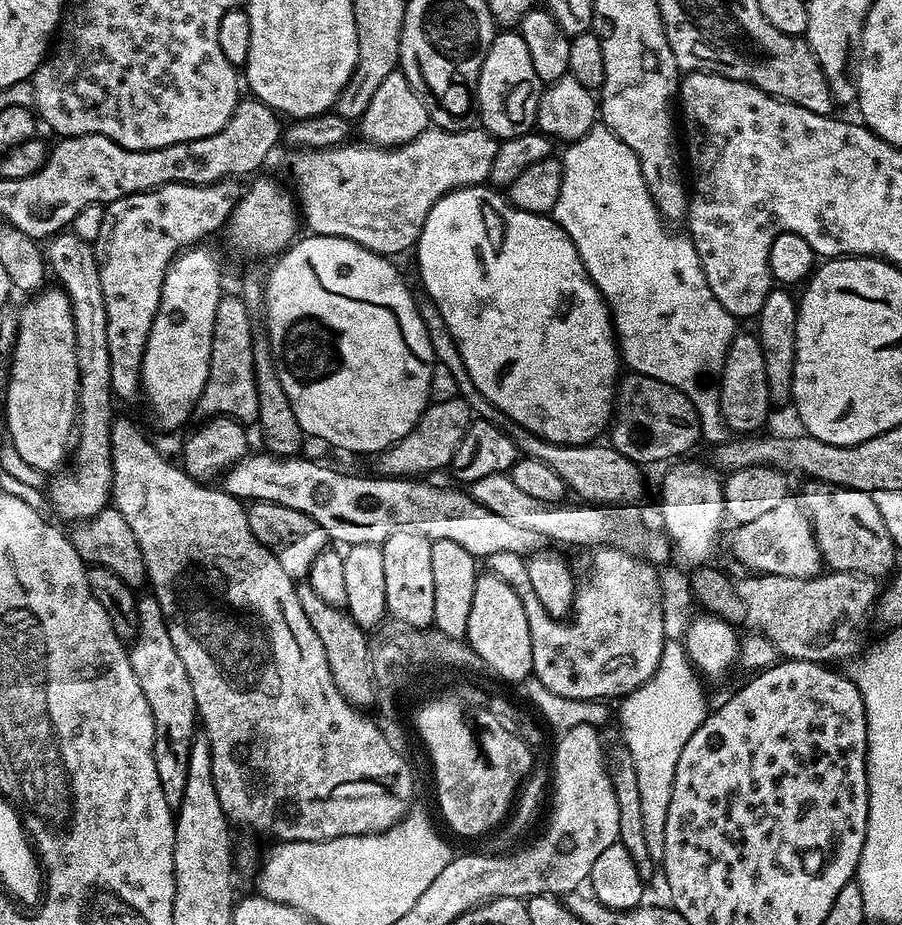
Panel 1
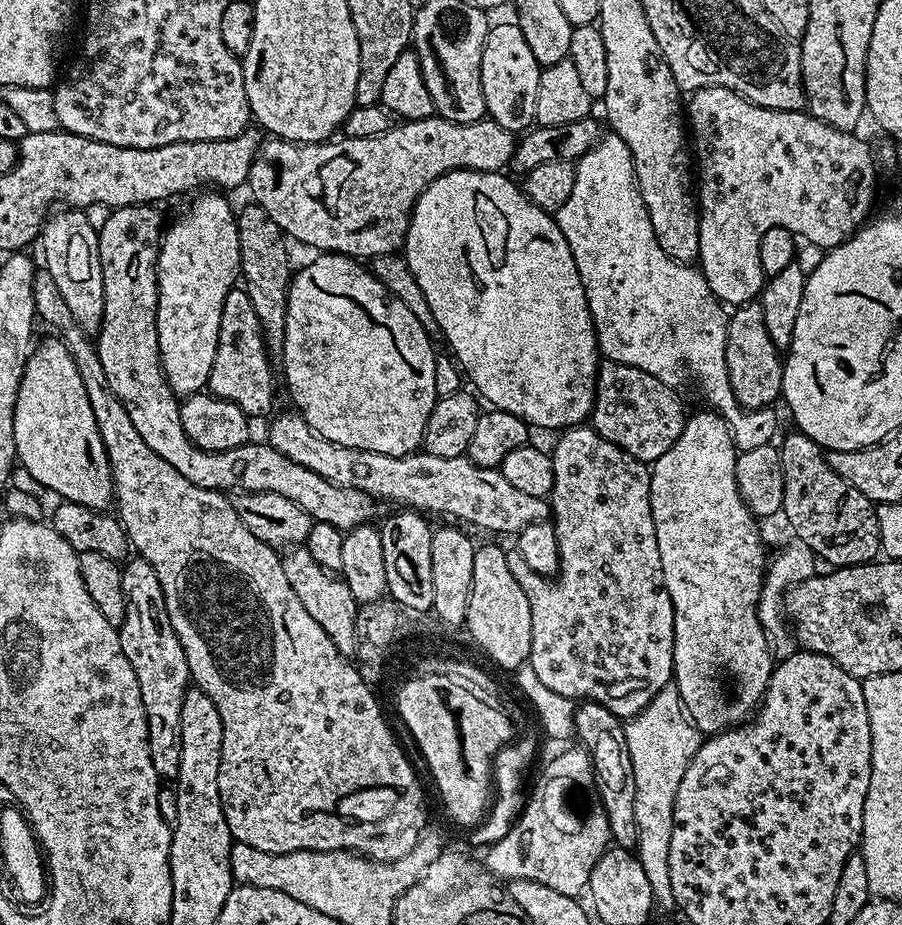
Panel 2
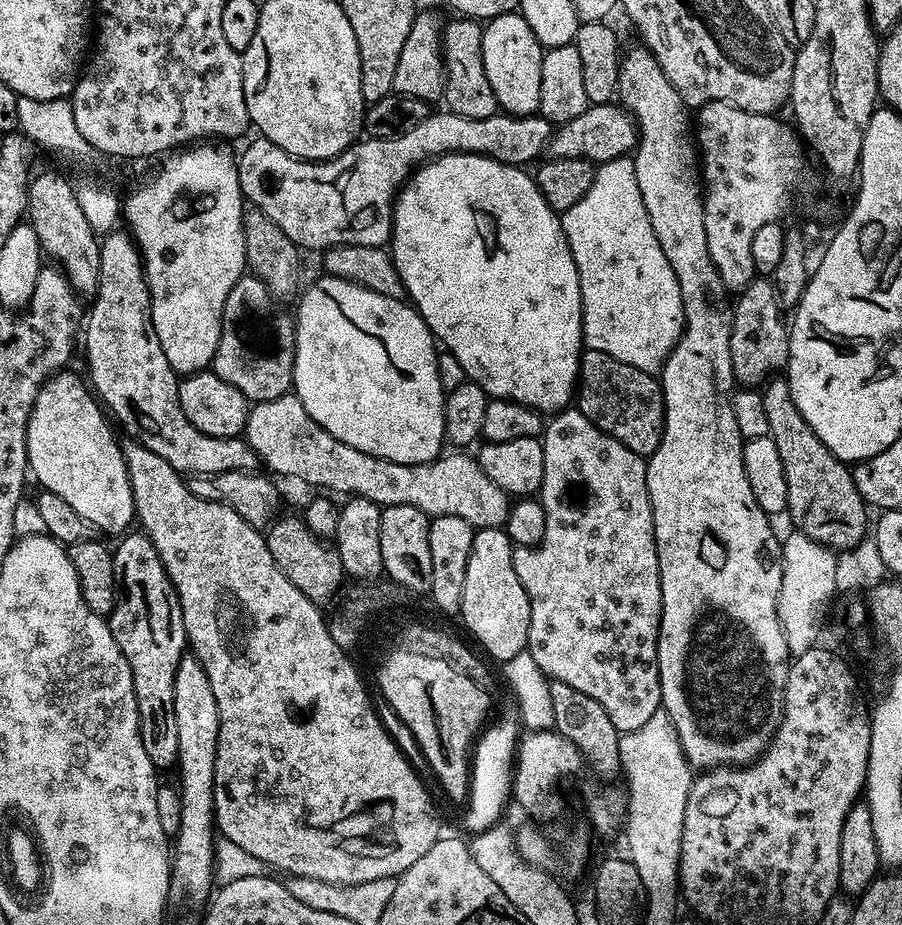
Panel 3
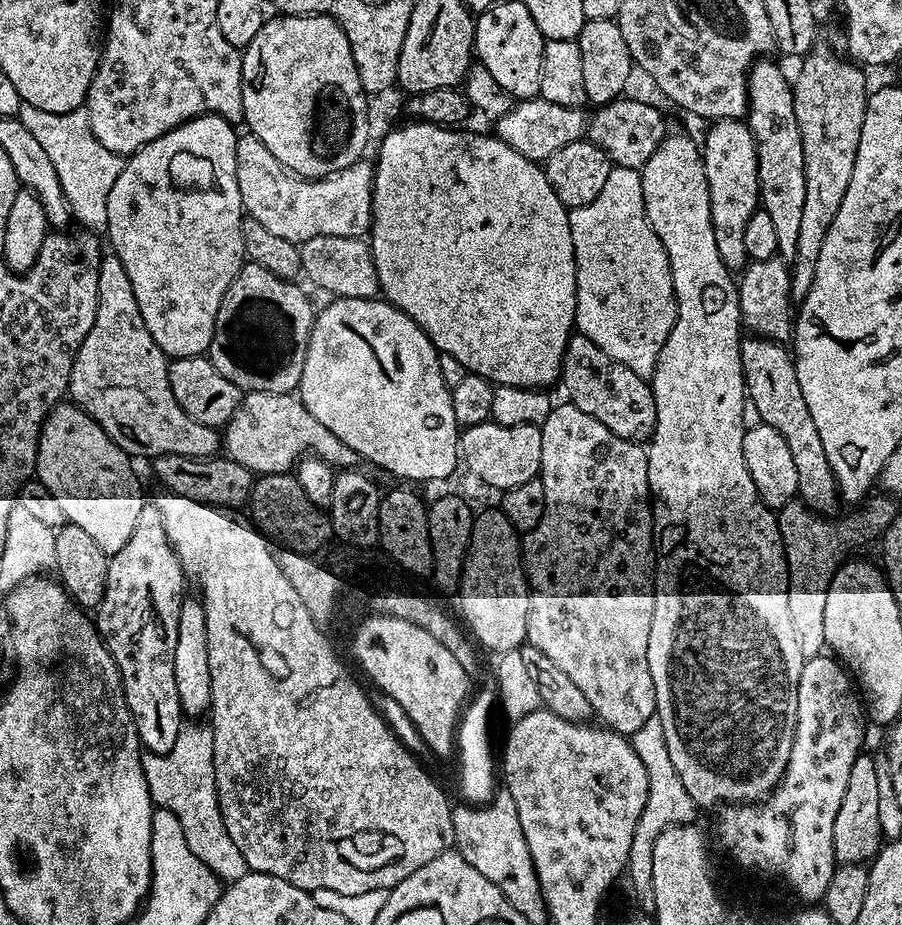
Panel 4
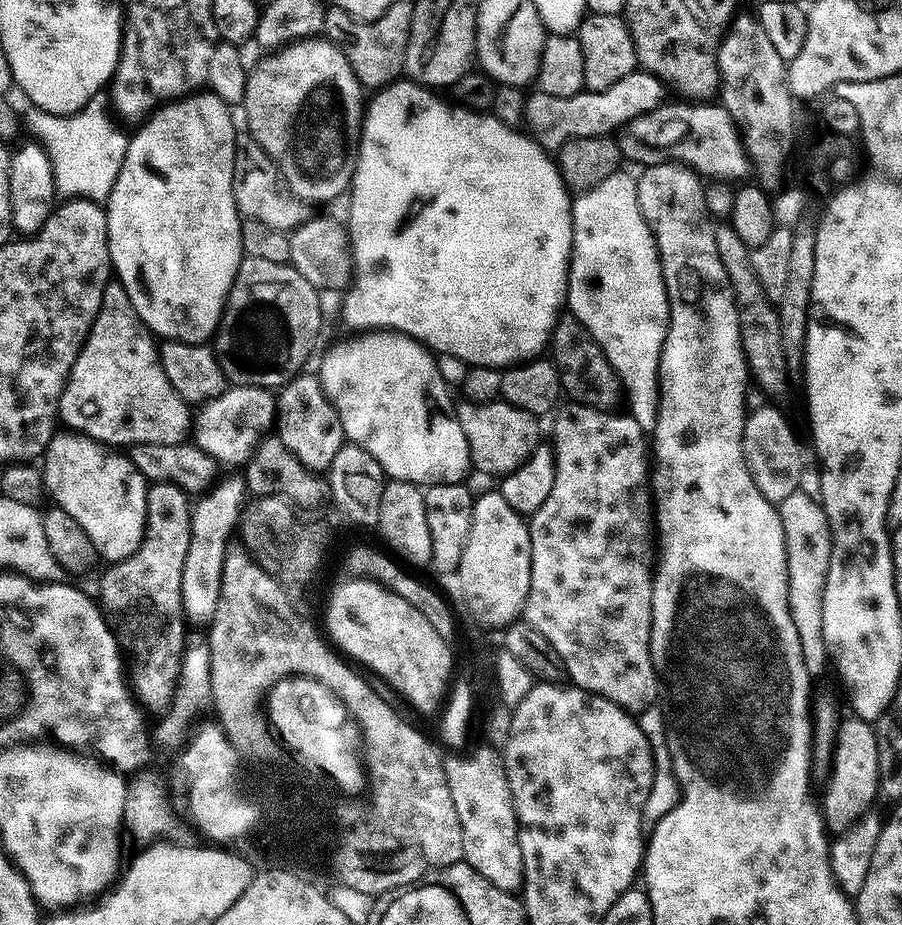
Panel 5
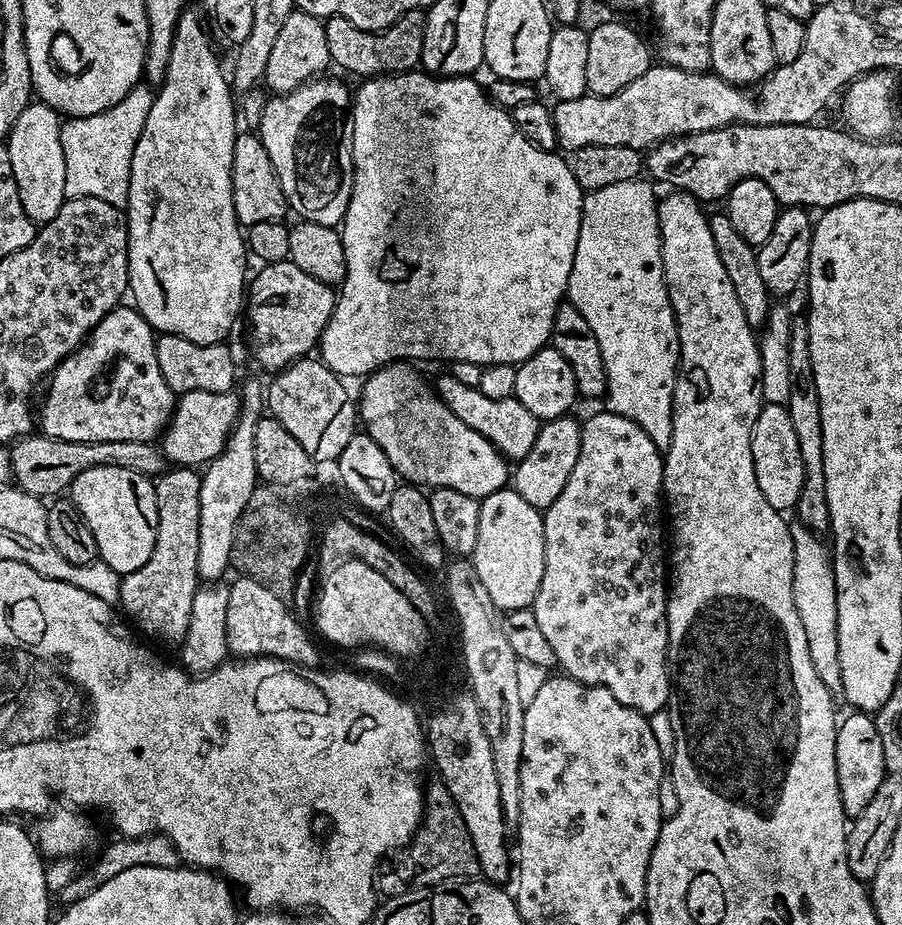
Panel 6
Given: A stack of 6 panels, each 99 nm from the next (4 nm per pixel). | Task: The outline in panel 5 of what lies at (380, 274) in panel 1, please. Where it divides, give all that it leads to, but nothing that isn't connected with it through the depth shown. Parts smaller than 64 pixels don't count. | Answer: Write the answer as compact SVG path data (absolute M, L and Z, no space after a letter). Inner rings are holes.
M364 330L358 336L352 336L349 340L340 340L328 353L324 356L324 361L320 364L318 375L320 377L320 385L324 388L328 401L336 408L338 418L344 427L345 437L351 443L357 444L360 448L364 448L370 455L374 457L382 466L385 477L394 480L405 480L417 486L427 486L430 484L458 484L465 479L464 475L470 472L470 461L468 459L468 443L466 442L466 434L462 434L462 426L457 422L455 415L439 412L436 404L431 400L431 396L437 396L438 399L444 400L448 396L448 388L444 385L444 376L440 373L440 368L436 365L437 357L433 355L429 349L425 348L418 340L412 339L410 336L404 335L403 332L395 330Z

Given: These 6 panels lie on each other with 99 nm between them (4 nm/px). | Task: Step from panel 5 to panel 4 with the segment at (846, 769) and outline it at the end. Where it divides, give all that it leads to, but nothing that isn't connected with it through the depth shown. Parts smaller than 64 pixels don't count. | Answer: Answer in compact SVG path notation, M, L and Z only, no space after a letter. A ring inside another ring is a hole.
M861 754L850 770L846 795L842 806L838 806L838 818L834 818L834 850L837 865L863 864L875 860L882 847L884 831L878 822L878 778L881 771L876 769L868 754Z

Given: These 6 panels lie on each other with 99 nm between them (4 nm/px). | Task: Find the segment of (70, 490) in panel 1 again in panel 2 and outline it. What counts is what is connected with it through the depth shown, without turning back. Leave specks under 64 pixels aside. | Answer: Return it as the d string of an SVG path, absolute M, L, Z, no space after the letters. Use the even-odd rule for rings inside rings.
M72 210L68 216L56 216L40 229L38 245L44 255L43 267L48 269L66 307L84 332L96 334L104 317L104 287L100 261L100 234L97 225L87 220L85 213Z

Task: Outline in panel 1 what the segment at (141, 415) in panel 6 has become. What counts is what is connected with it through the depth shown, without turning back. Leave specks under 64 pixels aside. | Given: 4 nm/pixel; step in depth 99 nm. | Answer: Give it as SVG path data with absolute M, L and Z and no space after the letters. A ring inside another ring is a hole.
M235 179L219 180L213 184L163 184L138 194L130 194L110 202L104 209L100 229L94 239L98 274L102 282L102 298L106 302L106 342L110 350L110 382L117 401L132 400L141 395L140 371L142 354L154 326L164 279L172 261L181 252L199 245L203 236L212 236L223 229L232 217L232 209L240 201L242 188ZM260 450L257 456L249 454L223 473L222 487L241 502L265 500L278 506L290 506L290 510L298 510L314 518L314 522L326 530L329 541L336 543L337 540L343 546L383 545L390 534L400 528L409 528L430 541L455 542L477 558L494 554L527 558L545 547L542 534L525 530L486 510L467 491L435 488L432 484L423 484L420 478L383 474L351 476L348 472L339 472L336 468L327 468L316 460L303 460L302 457L300 454L277 456L267 450Z

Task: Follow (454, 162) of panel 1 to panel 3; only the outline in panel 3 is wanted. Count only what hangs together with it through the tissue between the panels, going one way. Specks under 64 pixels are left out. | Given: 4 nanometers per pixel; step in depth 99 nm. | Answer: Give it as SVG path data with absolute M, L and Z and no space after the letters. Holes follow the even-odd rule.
M441 110L433 111L421 122L398 138L385 140L361 139L346 149L333 160L300 160L297 156L286 154L274 142L263 138L256 141L238 156L236 169L240 179L240 190L244 193L247 203L258 206L270 222L274 222L301 249L320 248L327 250L333 244L346 246L387 245L392 239L392 205L396 203L396 193L404 187L409 176L422 164L438 156L447 156L449 152L473 152L479 156L489 156L503 164L528 166L539 152L548 147L548 139L554 131L553 124L545 116L509 116L497 114L490 118L471 120L459 116L457 112Z

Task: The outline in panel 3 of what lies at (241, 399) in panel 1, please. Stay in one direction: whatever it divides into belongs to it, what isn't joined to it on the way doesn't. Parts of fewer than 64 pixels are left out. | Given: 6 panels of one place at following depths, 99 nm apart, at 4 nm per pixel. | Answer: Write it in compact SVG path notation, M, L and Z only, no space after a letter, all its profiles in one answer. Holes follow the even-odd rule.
M245 274L230 290L230 298L226 298L226 306L222 314L222 334L218 338L218 350L210 365L211 371L218 374L226 382L230 382L250 402L273 400L279 396L289 395L292 388L292 367L294 366L294 350L296 349L296 321L291 315L280 312L276 316L277 305L266 286L257 276Z

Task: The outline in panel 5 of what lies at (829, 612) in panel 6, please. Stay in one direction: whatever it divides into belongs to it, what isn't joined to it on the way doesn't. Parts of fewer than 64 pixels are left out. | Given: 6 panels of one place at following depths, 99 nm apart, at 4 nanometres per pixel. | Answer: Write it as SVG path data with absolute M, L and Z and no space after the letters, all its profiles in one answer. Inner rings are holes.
M800 489L795 491L794 494L790 494L789 497L784 498L782 502L777 505L777 512L779 514L780 521L783 526L784 540L787 542L787 572L788 572L788 605L791 610L791 618L794 619L794 626L797 627L799 641L802 645L803 662L806 663L806 670L810 676L816 676L823 672L825 666L828 666L827 648L825 646L825 638L822 634L822 595L825 593L826 574L829 572L829 560L832 553L832 531L830 529L830 523L828 516L824 512L823 505L812 495L812 497L806 494L807 491Z

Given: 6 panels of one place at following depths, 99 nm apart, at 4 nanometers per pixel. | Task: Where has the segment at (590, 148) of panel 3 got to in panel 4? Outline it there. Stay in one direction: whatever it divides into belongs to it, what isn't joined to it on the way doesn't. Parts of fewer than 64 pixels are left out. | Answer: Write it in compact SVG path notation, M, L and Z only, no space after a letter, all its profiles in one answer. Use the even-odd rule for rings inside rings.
M628 99L611 100L609 104L599 105L593 111L596 113L587 117L586 138L602 149L615 167L639 170L665 138L664 116L654 105L644 100Z

